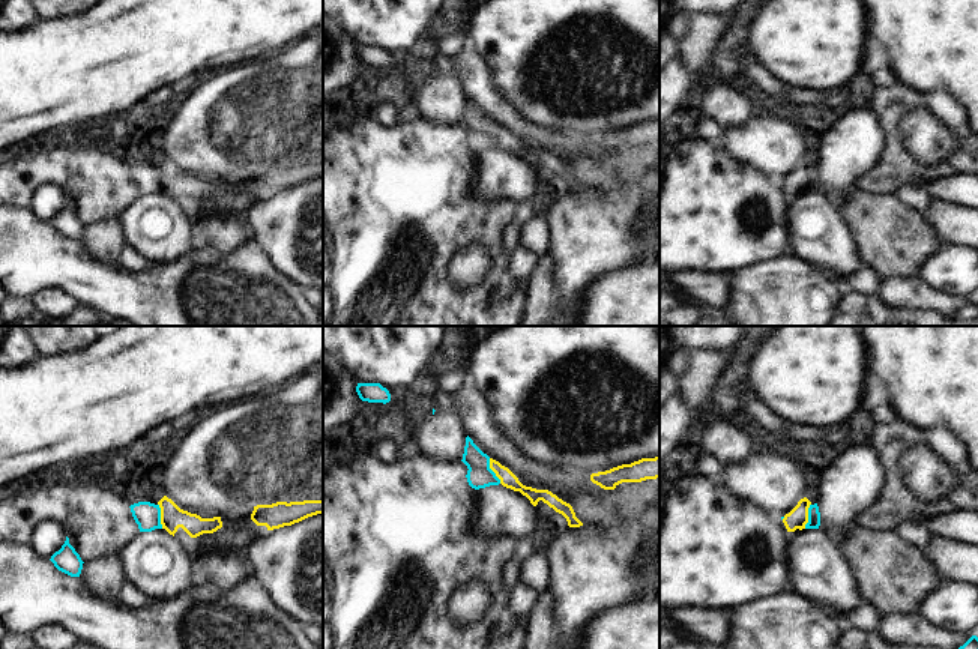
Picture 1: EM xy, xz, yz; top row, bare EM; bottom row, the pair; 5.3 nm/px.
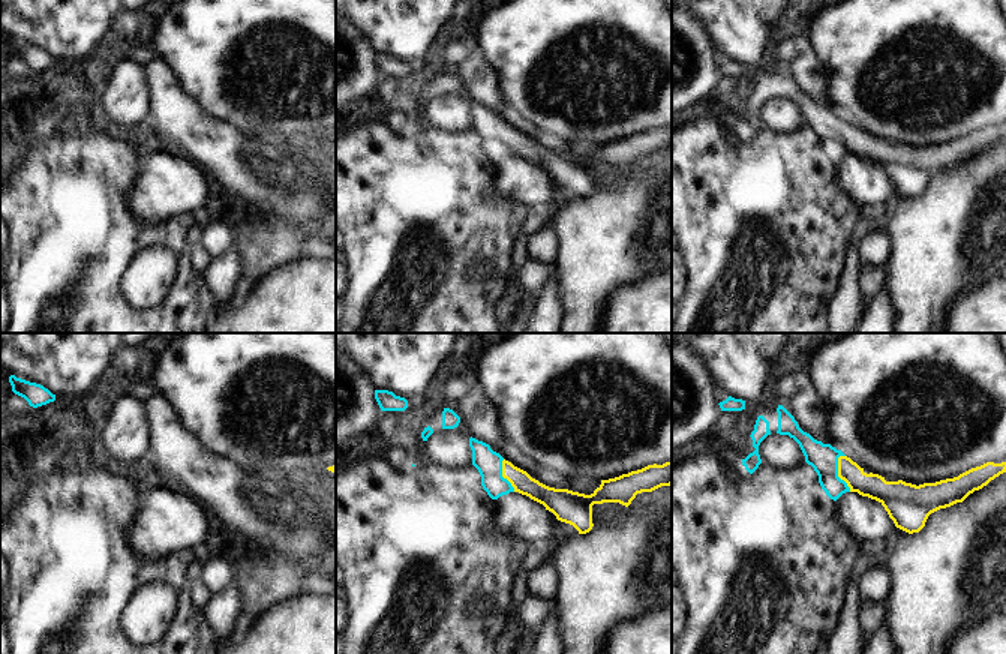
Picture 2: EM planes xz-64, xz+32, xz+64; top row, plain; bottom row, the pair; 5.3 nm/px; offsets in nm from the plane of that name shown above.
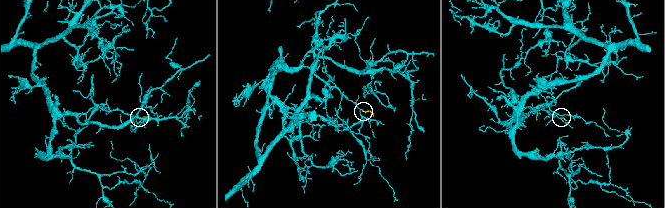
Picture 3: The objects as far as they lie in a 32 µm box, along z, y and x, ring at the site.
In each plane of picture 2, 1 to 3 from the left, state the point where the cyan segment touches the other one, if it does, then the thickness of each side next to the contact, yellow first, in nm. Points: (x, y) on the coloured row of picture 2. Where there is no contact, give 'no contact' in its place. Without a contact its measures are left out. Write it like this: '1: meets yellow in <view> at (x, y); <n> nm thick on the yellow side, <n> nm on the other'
1: no contact
2: meets yellow in xz+32 at (502, 476); 110 nm thick on the yellow side, 140 nm on the other
3: meets yellow in xz+64 at (838, 473); 140 nm thick on the yellow side, 160 nm on the other

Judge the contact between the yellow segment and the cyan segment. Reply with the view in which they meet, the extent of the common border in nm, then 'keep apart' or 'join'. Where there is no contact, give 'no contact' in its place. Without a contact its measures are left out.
contact in xz; length 150 nm; join

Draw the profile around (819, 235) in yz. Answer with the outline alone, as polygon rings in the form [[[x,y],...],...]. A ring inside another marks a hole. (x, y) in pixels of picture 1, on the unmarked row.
[[[802,192],[789,209],[795,254],[820,270],[847,278],[865,267],[841,212],[819,192]]]

